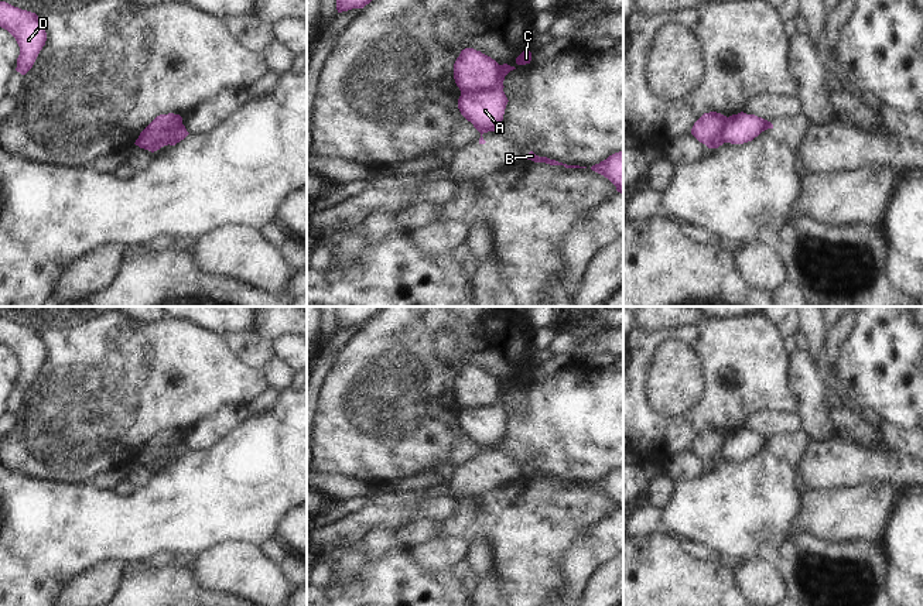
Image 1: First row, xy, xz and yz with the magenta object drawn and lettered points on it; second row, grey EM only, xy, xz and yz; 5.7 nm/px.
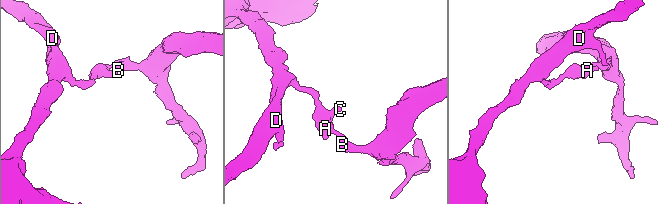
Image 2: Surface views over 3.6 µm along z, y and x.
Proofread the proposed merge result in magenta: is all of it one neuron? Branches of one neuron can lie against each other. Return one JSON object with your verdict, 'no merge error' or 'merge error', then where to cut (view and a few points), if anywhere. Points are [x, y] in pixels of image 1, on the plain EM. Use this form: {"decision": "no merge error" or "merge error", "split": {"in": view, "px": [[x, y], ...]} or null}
{"decision": "merge error", "split": {"in": "xz", "px": [[499, 382], [499, 390], [492, 403], [481, 408], [461, 408]]}}

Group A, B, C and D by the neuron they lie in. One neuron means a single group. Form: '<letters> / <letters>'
A B C / D

